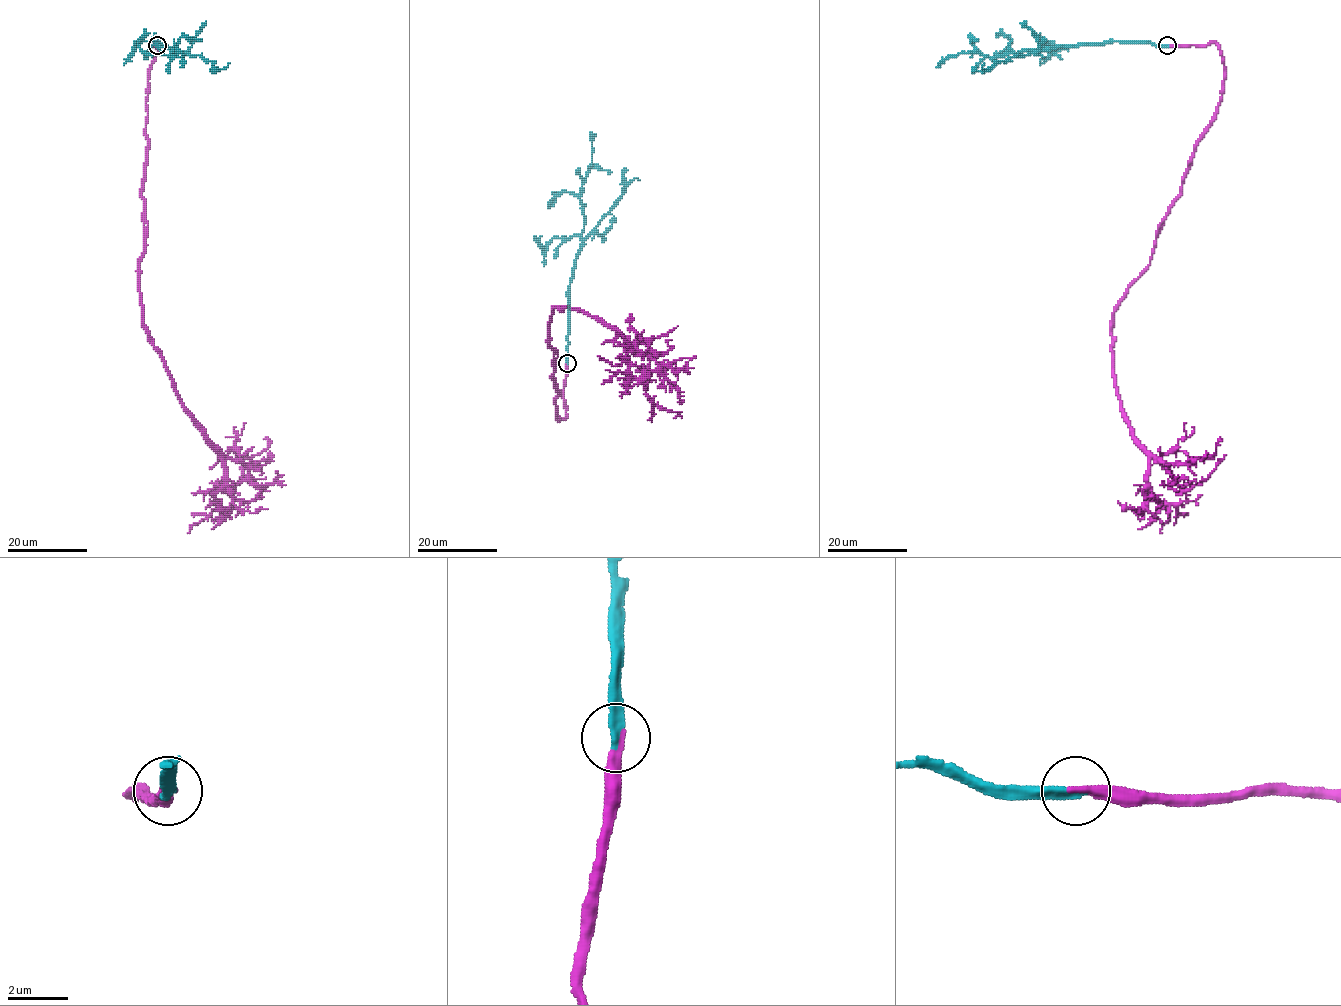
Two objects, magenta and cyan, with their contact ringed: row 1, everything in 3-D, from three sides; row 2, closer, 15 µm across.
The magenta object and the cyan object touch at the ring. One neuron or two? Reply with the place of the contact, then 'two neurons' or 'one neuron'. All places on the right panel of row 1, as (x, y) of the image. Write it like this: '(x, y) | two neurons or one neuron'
(1167, 45) | one neuron

